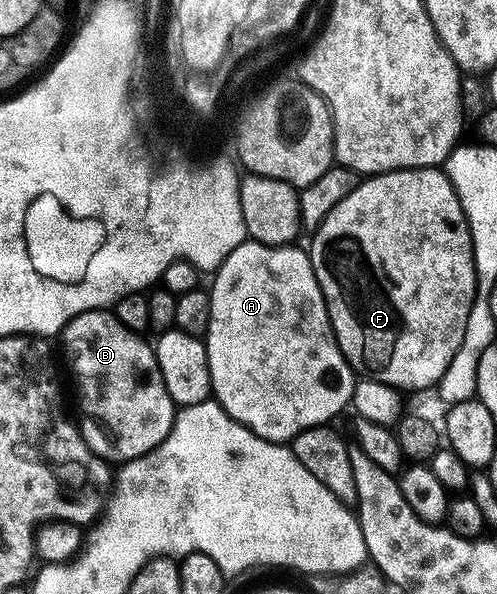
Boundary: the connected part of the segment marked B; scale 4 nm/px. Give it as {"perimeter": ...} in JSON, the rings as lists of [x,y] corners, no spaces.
{"perimeter":[[[90,309],[88,313],[82,313],[76,317],[72,317],[68,325],[63,328],[61,340],[63,340],[63,353],[67,356],[68,363],[71,364],[72,375],[75,376],[75,393],[79,396],[79,413],[83,416],[83,425],[81,421],[78,430],[91,450],[99,457],[103,458],[103,460],[113,463],[122,463],[147,454],[150,449],[157,448],[169,435],[172,423],[177,420],[177,406],[175,400],[172,399],[169,395],[169,391],[165,387],[165,379],[161,379],[161,367],[155,358],[155,350],[152,342],[150,340],[148,342],[143,341],[147,339],[144,339],[140,334],[135,333],[129,327],[122,325],[122,323],[115,318],[114,312],[104,311],[102,309]]]}

